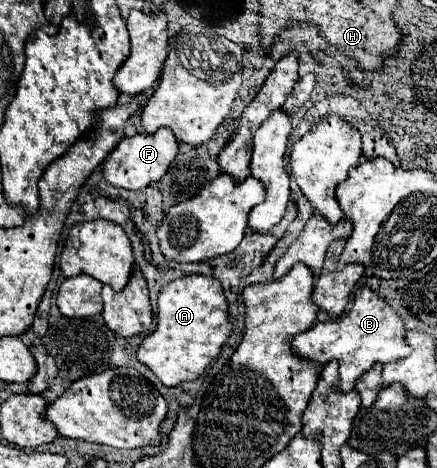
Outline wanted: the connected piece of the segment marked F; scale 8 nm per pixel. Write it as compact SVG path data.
M160 128L156 134L136 134L130 138L122 138L104 162L104 178L108 184L118 188L142 190L148 184L158 182L166 174L176 154L178 154L178 140L170 128Z

